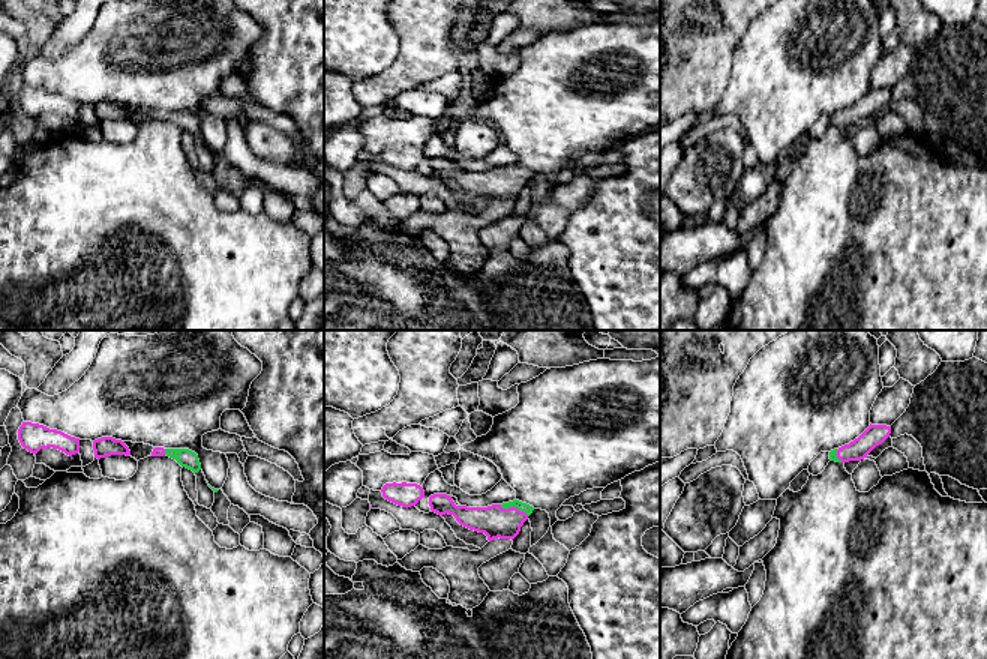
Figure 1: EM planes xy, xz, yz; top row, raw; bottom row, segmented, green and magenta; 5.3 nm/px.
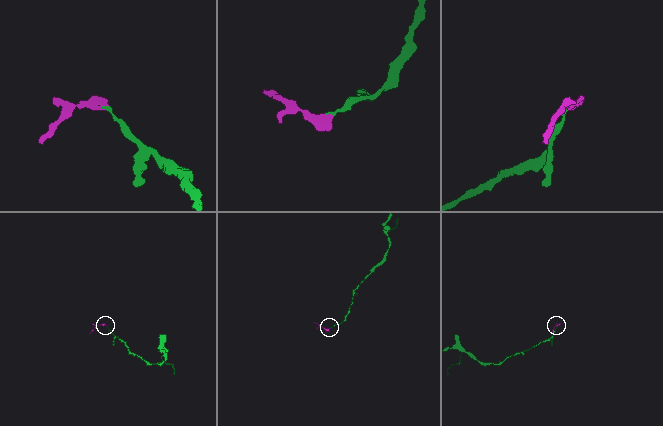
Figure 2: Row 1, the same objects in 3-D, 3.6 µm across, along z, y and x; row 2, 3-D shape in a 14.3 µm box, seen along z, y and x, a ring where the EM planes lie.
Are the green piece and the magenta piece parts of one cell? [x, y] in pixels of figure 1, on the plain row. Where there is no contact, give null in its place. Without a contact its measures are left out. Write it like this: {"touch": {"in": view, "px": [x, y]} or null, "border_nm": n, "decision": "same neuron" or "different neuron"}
{"touch": {"in": "xz", "px": [515, 170]}, "border_nm": 170, "decision": "same neuron"}

